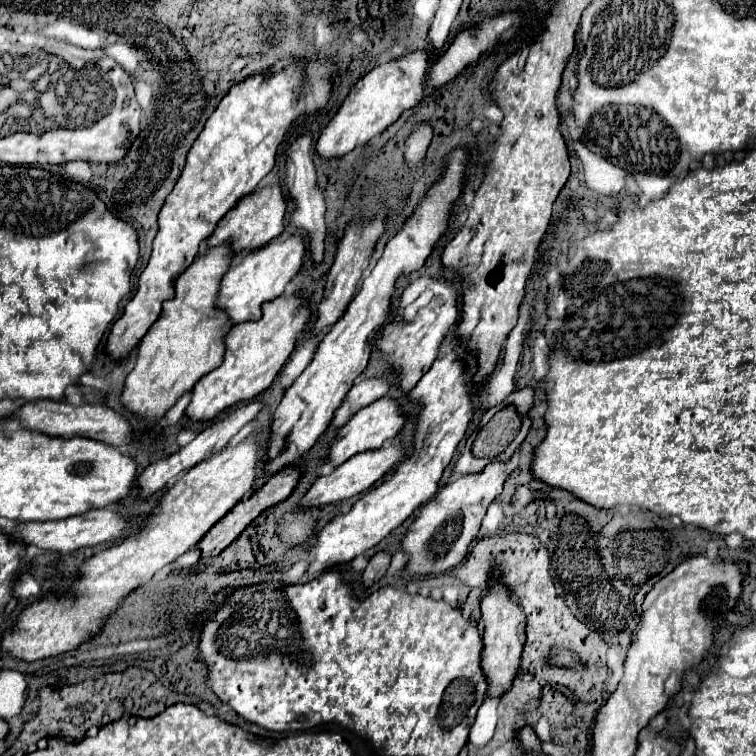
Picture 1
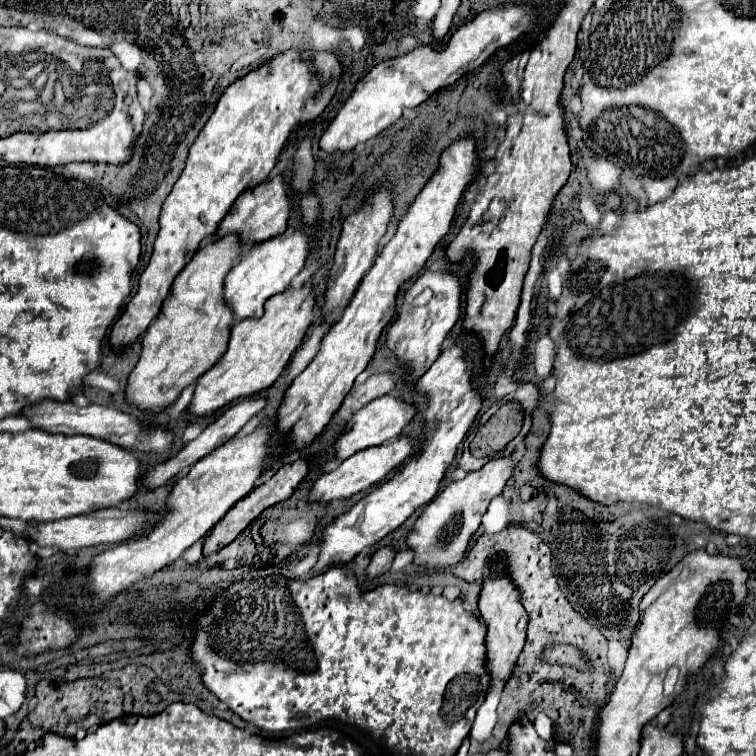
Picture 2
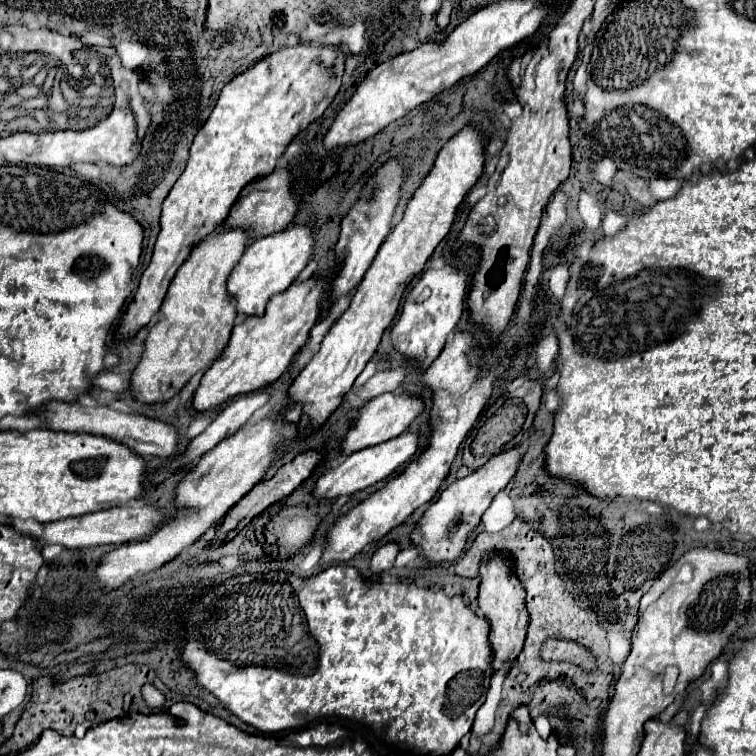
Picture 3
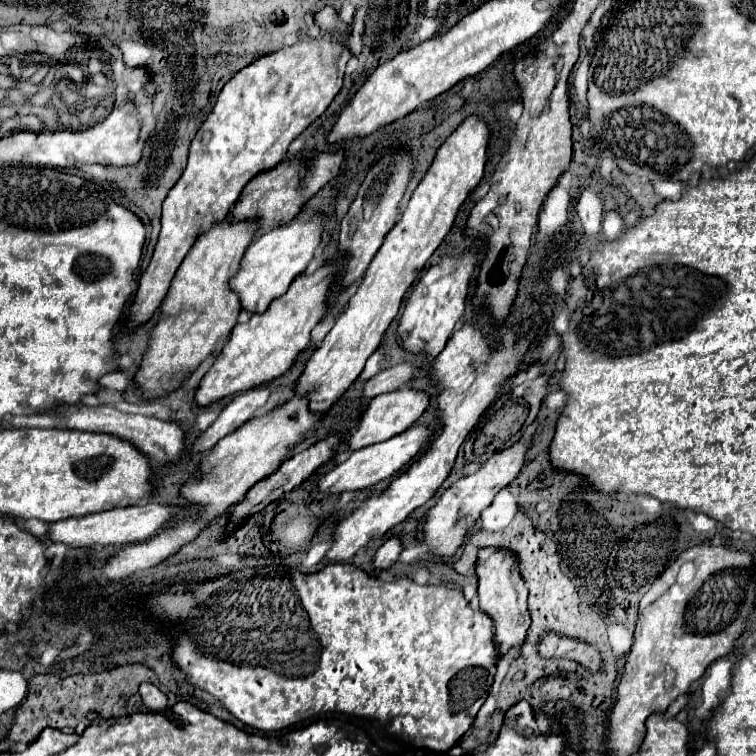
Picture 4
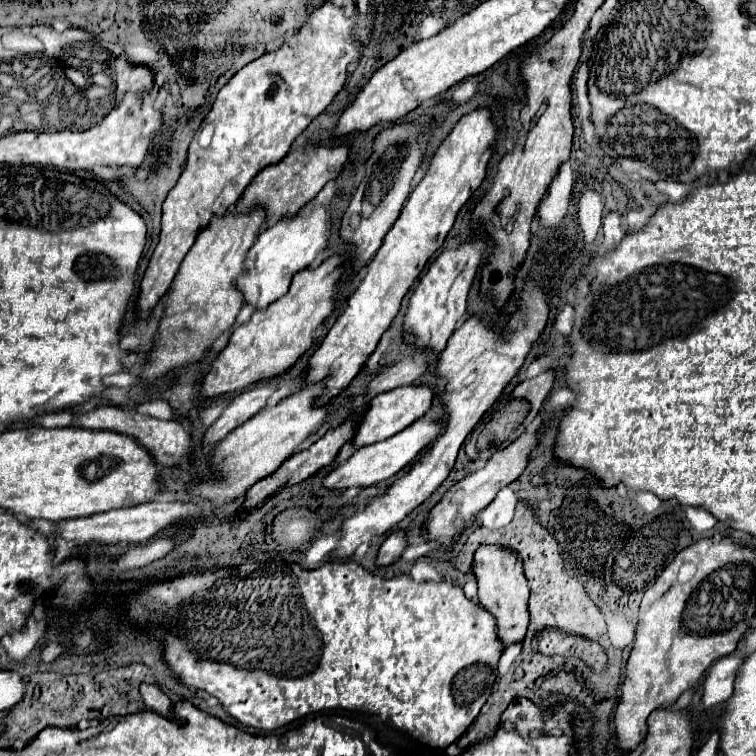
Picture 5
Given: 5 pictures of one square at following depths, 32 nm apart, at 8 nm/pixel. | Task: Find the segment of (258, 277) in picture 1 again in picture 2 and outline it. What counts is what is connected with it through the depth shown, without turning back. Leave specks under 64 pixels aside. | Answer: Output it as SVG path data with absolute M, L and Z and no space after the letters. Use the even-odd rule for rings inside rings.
M290 230L288 234L278 234L268 240L248 246L248 252L238 258L234 268L224 280L224 298L232 306L236 318L260 318L264 304L270 296L280 294L288 288L292 278L304 268L310 254L310 238L306 230Z

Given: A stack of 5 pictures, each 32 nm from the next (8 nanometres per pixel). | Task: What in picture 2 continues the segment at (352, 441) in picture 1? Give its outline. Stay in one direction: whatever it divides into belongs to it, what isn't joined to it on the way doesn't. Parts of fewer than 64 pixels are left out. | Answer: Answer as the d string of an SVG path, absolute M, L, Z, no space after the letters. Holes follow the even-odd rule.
M390 394L372 400L370 404L360 408L354 414L354 418L348 422L348 428L346 428L344 436L336 442L336 456L346 460L348 456L352 456L358 450L364 450L364 448L370 448L370 446L378 446L378 444L382 444L382 442L386 442L390 438L400 436L404 426L408 426L412 422L414 414L416 414L416 406L414 404L410 404L410 402L402 400L402 398L394 398Z

